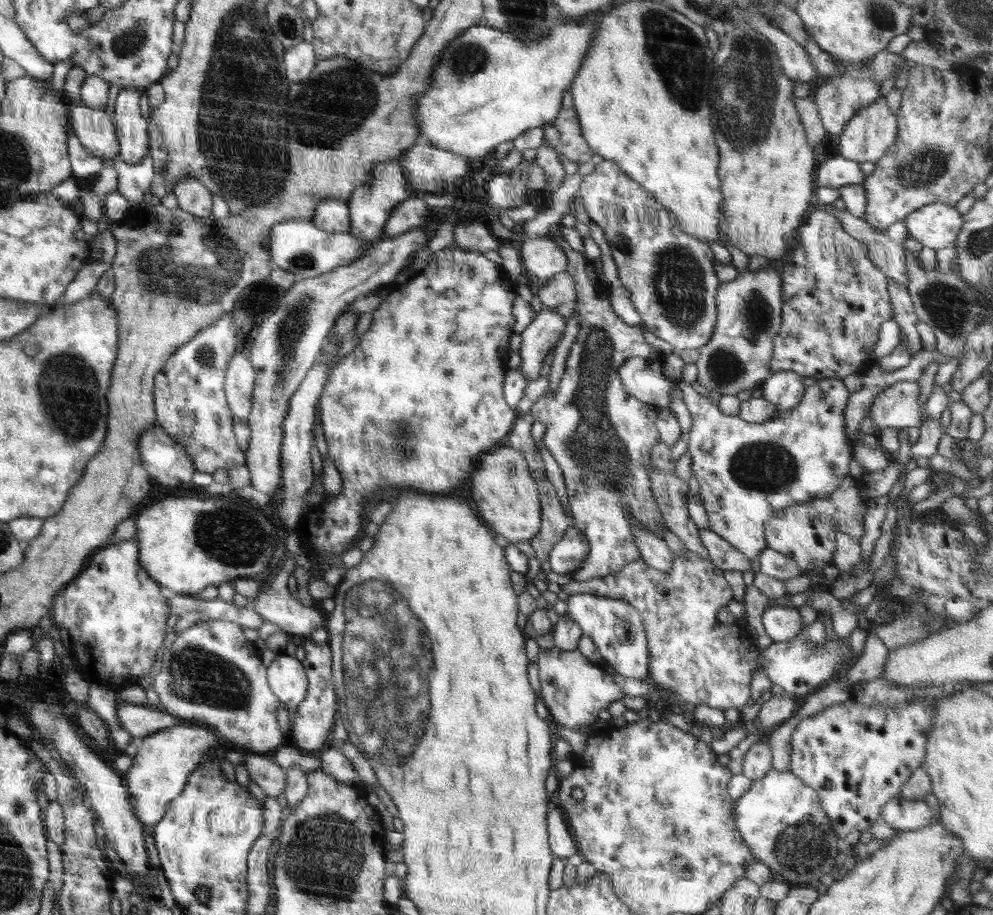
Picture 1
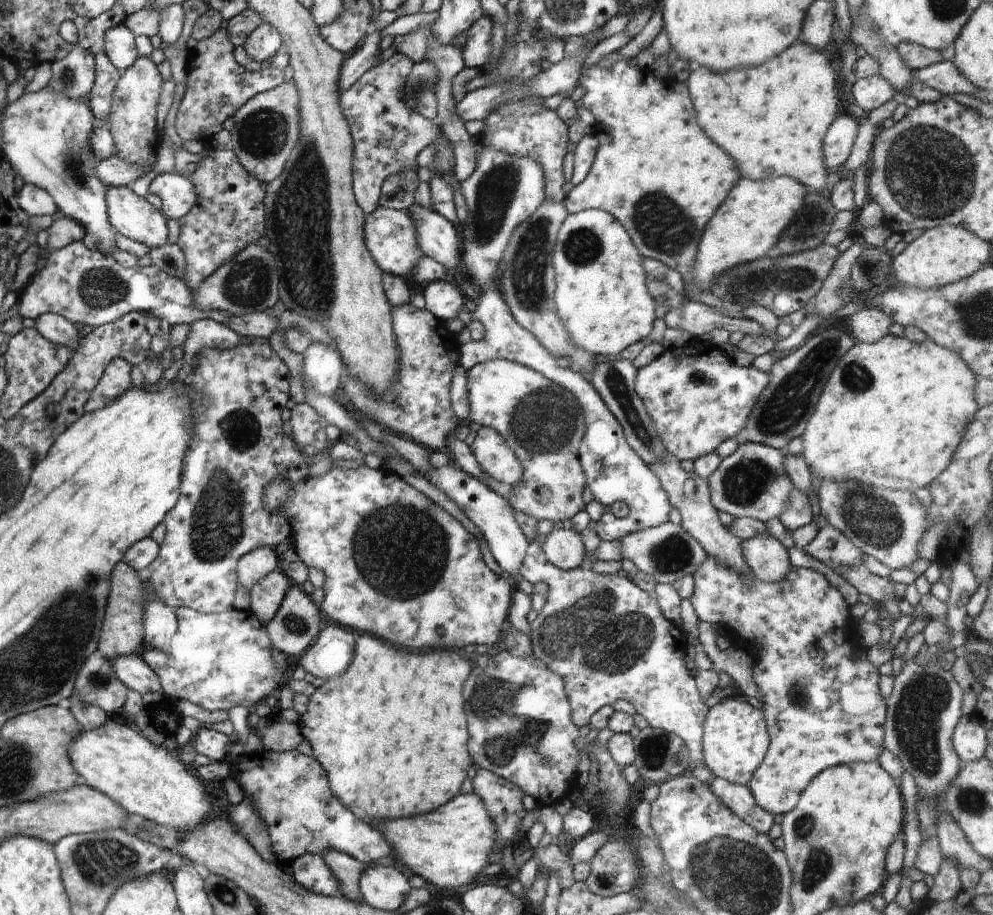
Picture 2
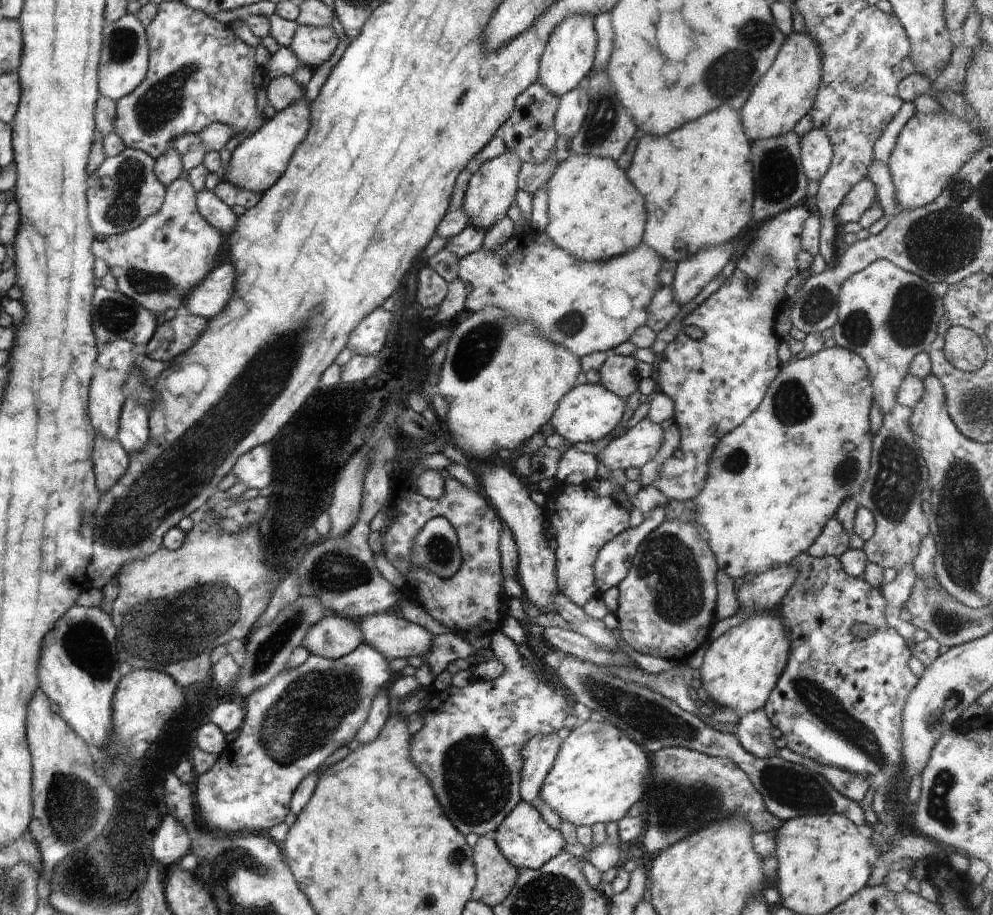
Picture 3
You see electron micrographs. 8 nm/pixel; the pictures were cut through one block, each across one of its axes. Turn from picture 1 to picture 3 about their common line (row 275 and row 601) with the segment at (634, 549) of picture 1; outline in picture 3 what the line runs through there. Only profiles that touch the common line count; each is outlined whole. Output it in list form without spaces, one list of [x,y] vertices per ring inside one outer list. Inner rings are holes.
[[[565,485],[565,489],[548,504],[554,506],[552,516],[558,516],[558,522],[554,522],[554,518],[550,518],[552,524],[560,524],[562,530],[555,532],[555,539],[558,542],[556,546],[556,578],[559,592],[566,596],[570,602],[574,602],[576,606],[583,608],[584,604],[595,598],[597,593],[594,591],[594,561],[598,551],[615,536],[618,536],[624,530],[630,528],[630,511],[626,510],[619,502],[610,498],[600,498],[590,485],[572,486]]]

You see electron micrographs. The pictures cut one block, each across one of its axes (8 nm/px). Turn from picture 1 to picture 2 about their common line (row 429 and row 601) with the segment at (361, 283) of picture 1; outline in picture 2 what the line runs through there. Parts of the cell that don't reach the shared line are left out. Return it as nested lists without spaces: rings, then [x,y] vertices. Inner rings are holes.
[[[275,569],[250,590],[249,610],[262,625],[267,626],[272,621],[291,586],[292,582]]]

